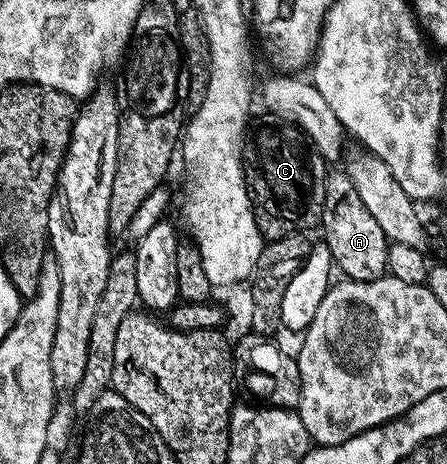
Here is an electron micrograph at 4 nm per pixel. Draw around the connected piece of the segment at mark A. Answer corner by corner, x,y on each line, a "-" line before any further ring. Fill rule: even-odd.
331,170
326,176
326,206
322,209
321,230
326,230
325,247
330,250
333,266
343,271
347,280
363,283
381,279
388,271
390,248
384,229
376,225
372,213
364,209
356,185
346,176
345,170

